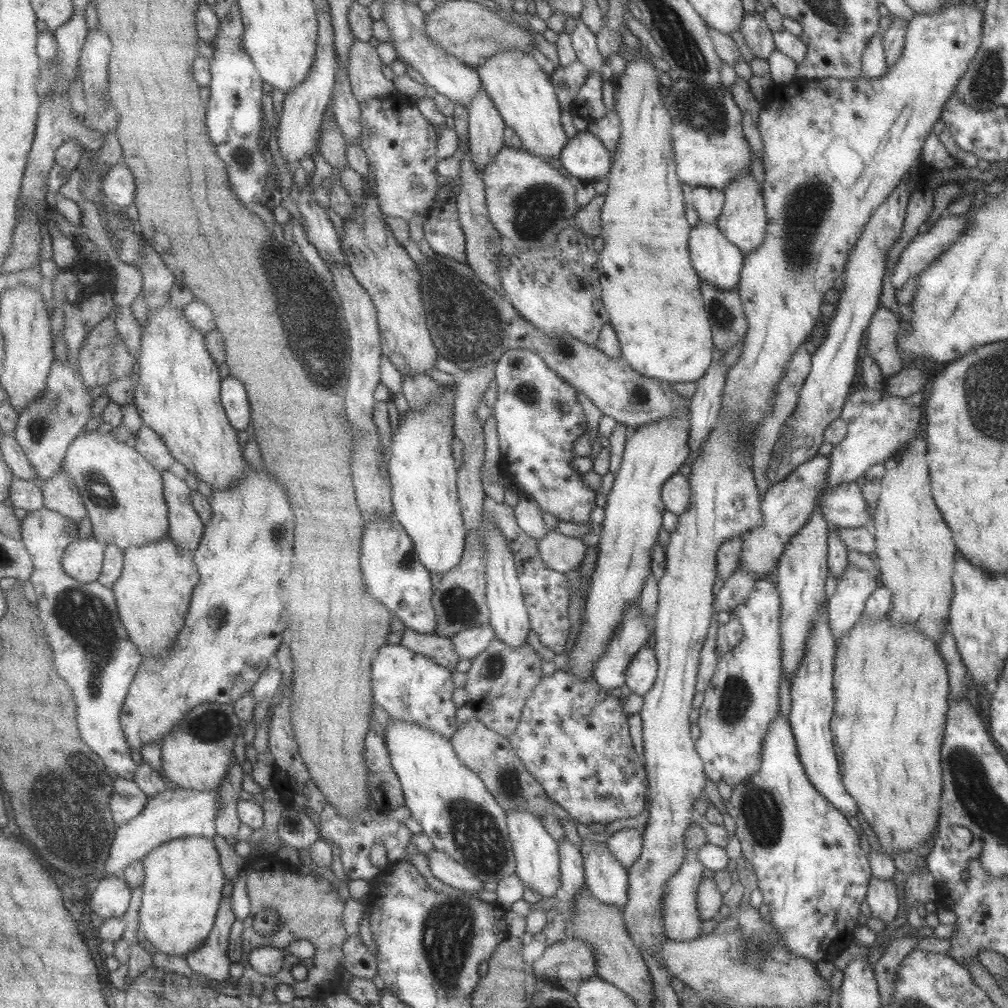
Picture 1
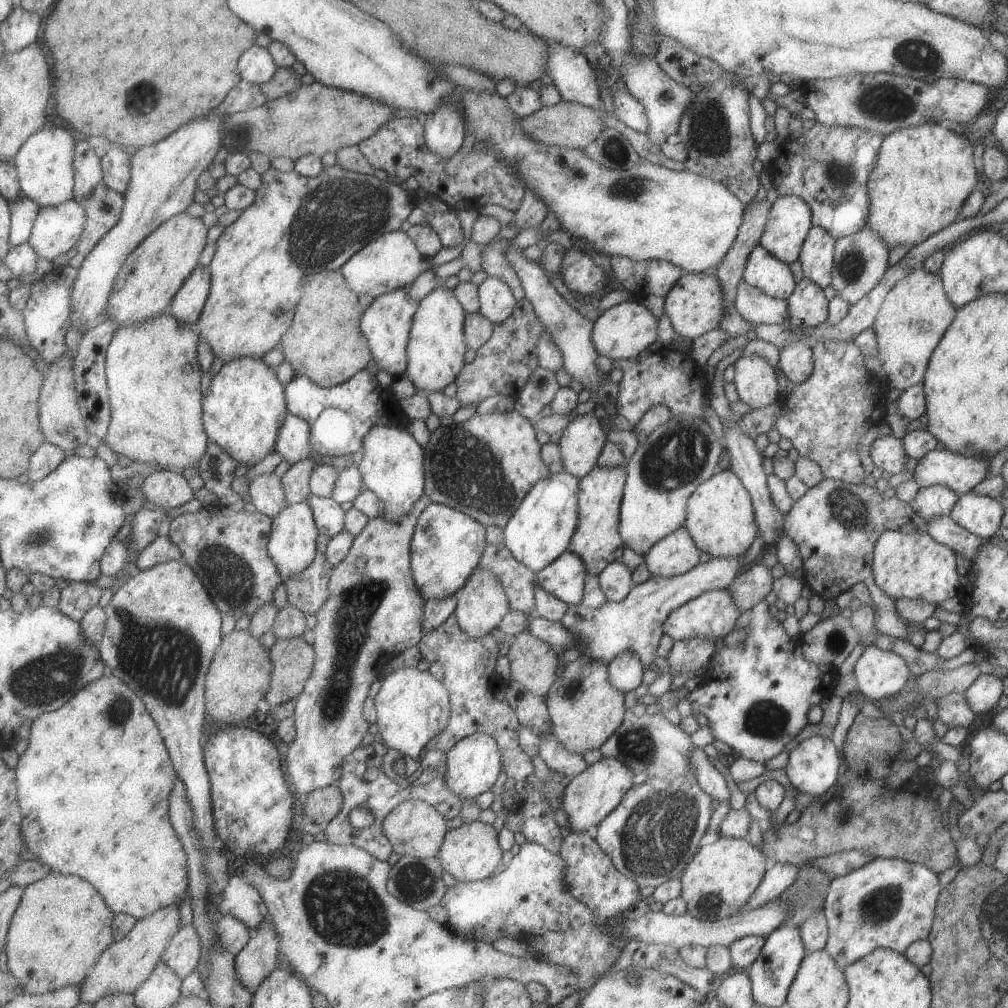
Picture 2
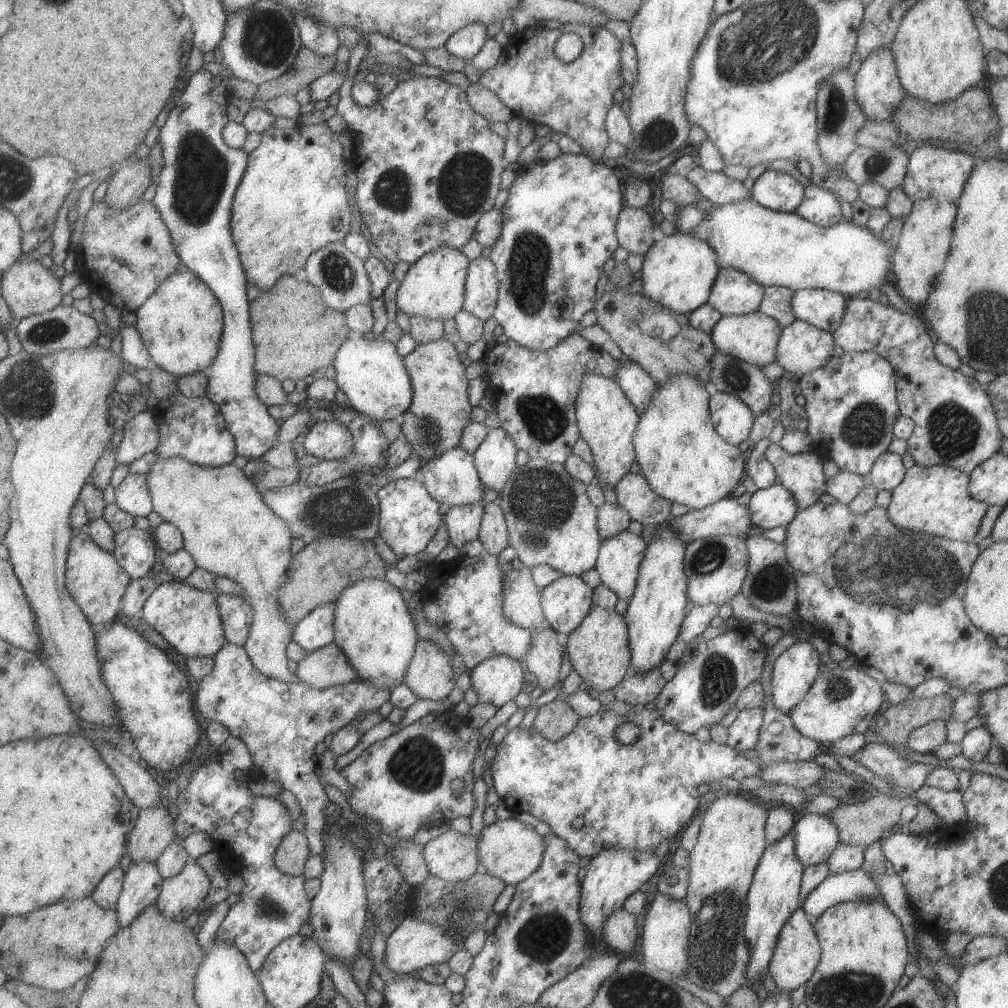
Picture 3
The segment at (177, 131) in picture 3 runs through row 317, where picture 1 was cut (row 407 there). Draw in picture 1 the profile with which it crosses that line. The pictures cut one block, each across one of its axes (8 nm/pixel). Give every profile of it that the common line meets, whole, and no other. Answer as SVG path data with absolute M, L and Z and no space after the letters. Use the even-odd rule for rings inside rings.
M230 376L223 381L223 403L231 423L240 431L248 430L254 410L249 390L242 380Z

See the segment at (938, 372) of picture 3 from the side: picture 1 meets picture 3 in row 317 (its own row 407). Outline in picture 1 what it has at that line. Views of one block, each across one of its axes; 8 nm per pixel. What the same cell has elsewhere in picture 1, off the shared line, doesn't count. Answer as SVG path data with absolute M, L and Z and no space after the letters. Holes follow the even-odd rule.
M886 378L882 382L882 390L874 391L869 388L858 390L848 394L848 400L841 412L841 419L846 422L848 434L829 454L830 469L824 489L816 497L813 514L785 546L783 555L778 561L776 588L780 593L780 632L782 666L786 679L792 684L796 675L796 669L806 653L808 635L812 631L812 625L820 611L828 604L828 598L824 591L826 574L828 574L828 526L820 511L820 496L827 488L834 488L835 485L854 482L859 476L865 476L866 469L874 464L885 464L886 460L896 453L902 453L908 443L918 437L921 430L920 419L923 412L922 407L911 405L905 398L890 396L885 391Z

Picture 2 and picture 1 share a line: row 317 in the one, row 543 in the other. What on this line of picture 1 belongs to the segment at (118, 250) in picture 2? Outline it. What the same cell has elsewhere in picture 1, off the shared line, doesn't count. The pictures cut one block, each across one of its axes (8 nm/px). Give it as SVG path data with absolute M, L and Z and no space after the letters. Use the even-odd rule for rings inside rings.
M88 536L76 539L64 556L64 567L74 578L93 583L103 575L108 543L102 543L97 537Z

